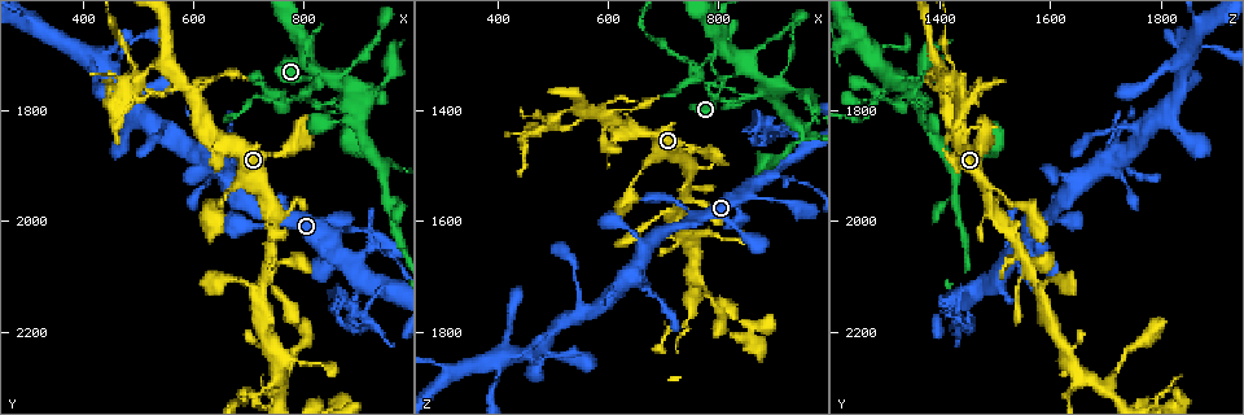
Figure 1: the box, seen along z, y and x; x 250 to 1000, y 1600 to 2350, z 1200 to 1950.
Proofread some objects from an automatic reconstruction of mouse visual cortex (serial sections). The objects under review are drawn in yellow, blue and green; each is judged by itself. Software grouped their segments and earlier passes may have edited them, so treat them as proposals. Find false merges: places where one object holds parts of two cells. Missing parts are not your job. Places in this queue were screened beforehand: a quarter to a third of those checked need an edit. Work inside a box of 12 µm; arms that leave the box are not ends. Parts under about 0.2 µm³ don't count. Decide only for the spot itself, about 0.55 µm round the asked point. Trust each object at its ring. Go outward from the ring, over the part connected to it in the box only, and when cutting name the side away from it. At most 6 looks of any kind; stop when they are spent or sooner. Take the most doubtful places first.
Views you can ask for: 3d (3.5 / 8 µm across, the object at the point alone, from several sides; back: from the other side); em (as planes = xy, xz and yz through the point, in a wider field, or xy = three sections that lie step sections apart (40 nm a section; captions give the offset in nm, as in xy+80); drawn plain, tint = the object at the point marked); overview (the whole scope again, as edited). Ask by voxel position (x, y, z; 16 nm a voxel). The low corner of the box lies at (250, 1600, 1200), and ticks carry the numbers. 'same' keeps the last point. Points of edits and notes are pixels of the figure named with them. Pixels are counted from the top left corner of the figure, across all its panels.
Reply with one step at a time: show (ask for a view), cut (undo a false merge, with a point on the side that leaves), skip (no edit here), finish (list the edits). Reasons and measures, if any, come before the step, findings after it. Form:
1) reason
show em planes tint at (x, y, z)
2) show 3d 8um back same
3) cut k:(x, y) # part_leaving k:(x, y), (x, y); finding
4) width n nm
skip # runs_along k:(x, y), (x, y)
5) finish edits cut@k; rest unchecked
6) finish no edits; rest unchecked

arms part here
show 3d 3.5um at (885, 1765, 1355)

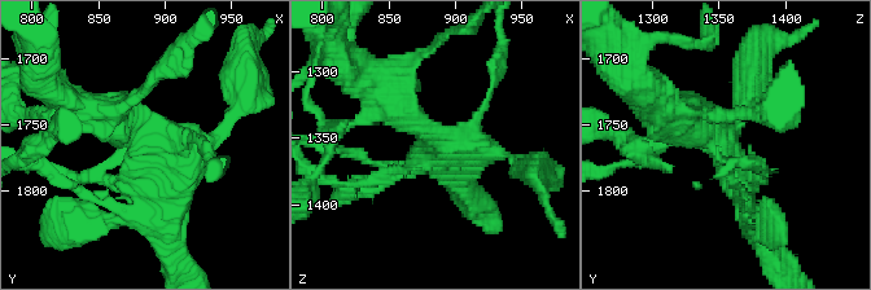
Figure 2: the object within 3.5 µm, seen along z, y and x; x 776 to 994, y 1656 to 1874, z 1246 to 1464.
need the tissue
show em xy step 1 tint at (888, 1764, 1354)

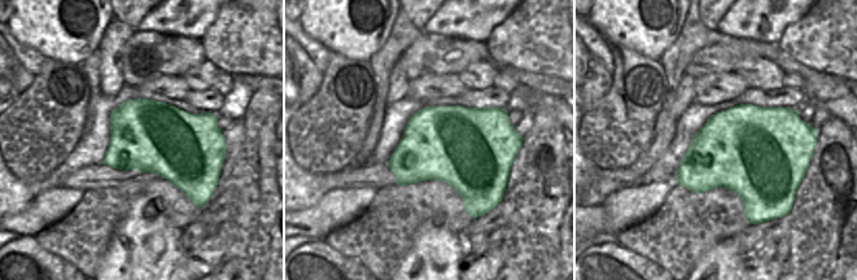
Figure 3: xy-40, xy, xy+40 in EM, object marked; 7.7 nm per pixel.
skip # runs_along 2:(81, 114), (176, 162), (171, 214); all the same cell

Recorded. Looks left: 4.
narrows sharply
show 3d 3.5um back at (945, 1905, 1430)

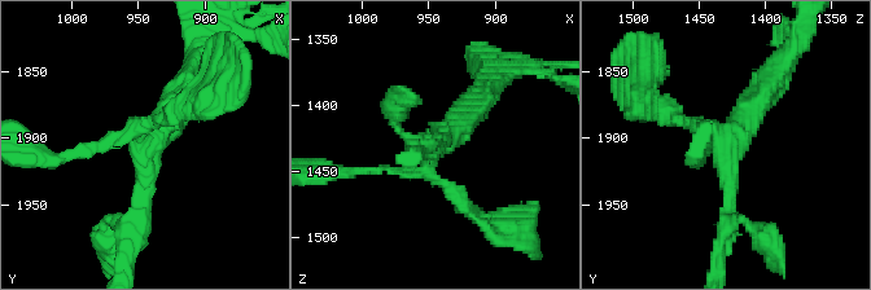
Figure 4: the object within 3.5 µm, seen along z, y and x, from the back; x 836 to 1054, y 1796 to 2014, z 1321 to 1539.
arms 4; arm_widths 100, 200, 200, 350 nm
show em planes tint at (946, 1904, 1430)

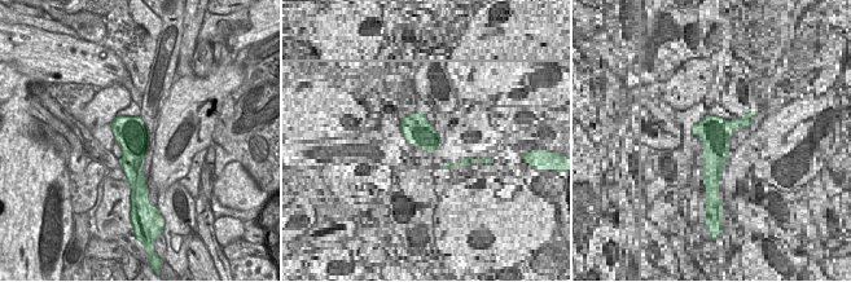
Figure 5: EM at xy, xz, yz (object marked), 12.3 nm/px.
skip # runs_along 4:(770, 80), (727, 144), (664, 111); one cell here

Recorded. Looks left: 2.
finish no edits; rest unchecked

